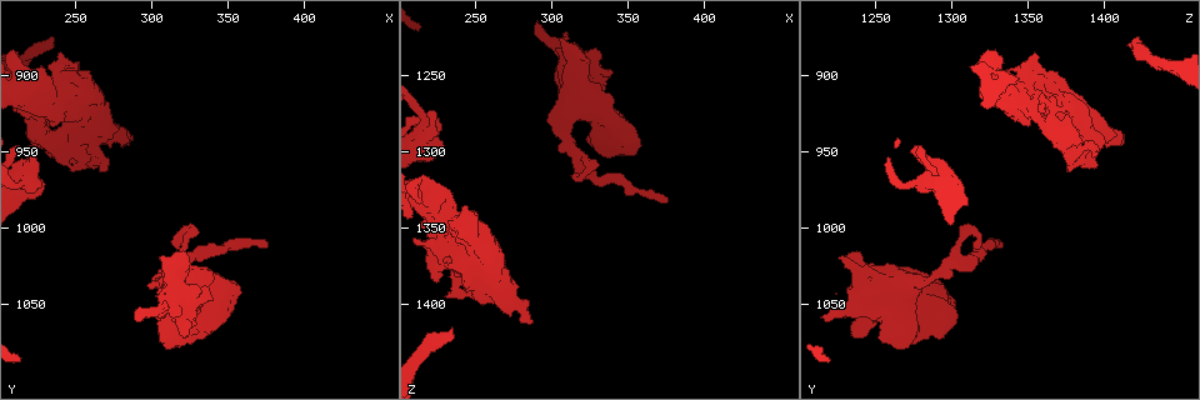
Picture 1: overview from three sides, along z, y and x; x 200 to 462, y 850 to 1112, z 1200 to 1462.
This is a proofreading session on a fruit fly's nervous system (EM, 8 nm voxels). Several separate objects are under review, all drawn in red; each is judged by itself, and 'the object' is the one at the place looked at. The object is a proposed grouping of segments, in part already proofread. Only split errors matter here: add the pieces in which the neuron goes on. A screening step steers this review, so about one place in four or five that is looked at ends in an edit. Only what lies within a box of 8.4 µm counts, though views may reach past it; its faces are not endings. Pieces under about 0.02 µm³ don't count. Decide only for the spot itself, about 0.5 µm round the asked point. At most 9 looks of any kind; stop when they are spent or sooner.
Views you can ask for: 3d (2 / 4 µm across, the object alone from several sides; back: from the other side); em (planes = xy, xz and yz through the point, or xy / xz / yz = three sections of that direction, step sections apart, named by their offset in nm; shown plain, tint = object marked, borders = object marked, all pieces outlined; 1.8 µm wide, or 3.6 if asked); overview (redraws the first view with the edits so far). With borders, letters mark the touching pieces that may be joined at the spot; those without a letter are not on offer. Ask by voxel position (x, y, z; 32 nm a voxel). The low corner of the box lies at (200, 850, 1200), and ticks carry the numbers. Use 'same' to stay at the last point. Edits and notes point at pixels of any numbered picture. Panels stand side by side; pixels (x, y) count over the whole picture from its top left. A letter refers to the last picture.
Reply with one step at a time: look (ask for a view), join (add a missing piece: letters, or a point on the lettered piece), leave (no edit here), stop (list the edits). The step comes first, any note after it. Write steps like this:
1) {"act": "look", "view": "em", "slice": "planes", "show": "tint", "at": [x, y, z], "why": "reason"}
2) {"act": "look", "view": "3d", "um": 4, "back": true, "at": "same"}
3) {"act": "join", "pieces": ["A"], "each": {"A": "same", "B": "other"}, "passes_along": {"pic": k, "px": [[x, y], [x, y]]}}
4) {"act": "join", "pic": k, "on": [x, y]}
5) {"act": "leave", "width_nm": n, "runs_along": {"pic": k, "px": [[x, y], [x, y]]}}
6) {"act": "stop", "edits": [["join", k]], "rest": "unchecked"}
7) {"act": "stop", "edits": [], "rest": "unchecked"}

{"act": "look", "view": "3d", "um": 4, "at": [220, 948, 1274], "why": "thick end"}

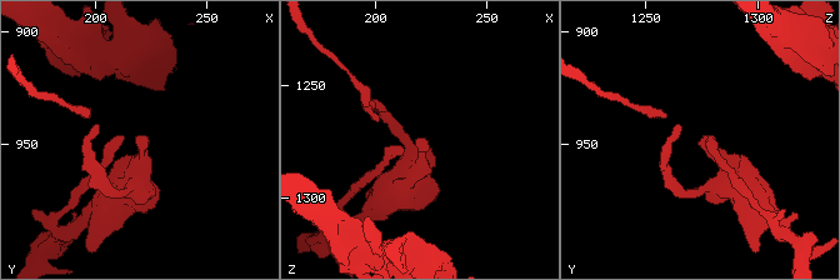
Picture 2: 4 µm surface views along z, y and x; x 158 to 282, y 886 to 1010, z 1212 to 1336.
{"act": "look", "view": "em", "slice": "planes", "show": "tint", "at": [218, 946, 1276], "why": "shape alone is not enough"}

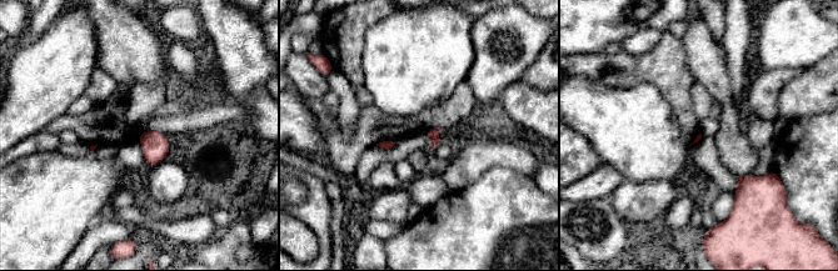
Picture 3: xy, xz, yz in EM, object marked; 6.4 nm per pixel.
{"act": "look", "view": "em", "slice": "planes", "show": "borders", "at": "same", "why": "what lies round it"}

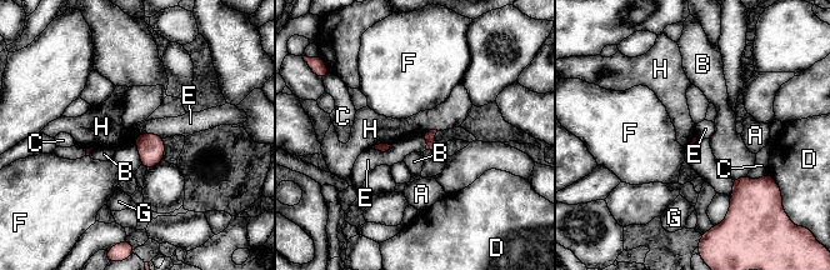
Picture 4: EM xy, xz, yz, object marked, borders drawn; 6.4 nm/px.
{"act": "leave", "longest_contact_nm": ["E", 200], "each": {"A": "other", "B": "other", "C": "other", "D": "other", "E": "other", "F": "other", "G": "other", "H": "other"}, "border": {"pic": 4, "px": [[134, 136], [158, 134], [164, 138]]}, "found": "none of them fits"}

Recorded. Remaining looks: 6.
{"act": "look", "view": "3d", "um": 4, "at": [234, 874, 1422], "why": "free end"}

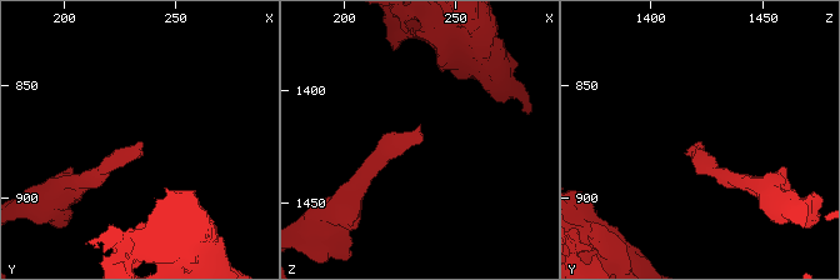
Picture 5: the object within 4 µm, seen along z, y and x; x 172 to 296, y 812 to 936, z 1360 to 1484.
{"act": "look", "view": "em", "slice": "planes", "show": "borders", "at": [234, 875, 1421], "why": "need the tissue"}

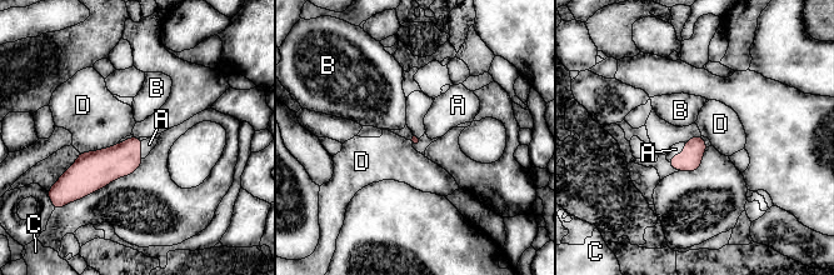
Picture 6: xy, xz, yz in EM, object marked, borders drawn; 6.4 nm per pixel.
{"act": "join", "pieces": ["A"], "each": {"A": "same", "B": "other", "C": "other", "D": "other"}, "passes_along": {"pic": 6, "px": [[690, 160], [679, 154], [675, 149]]}, "found": "the neuron continues"}

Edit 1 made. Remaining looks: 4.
{"act": "look", "view": "overview"}

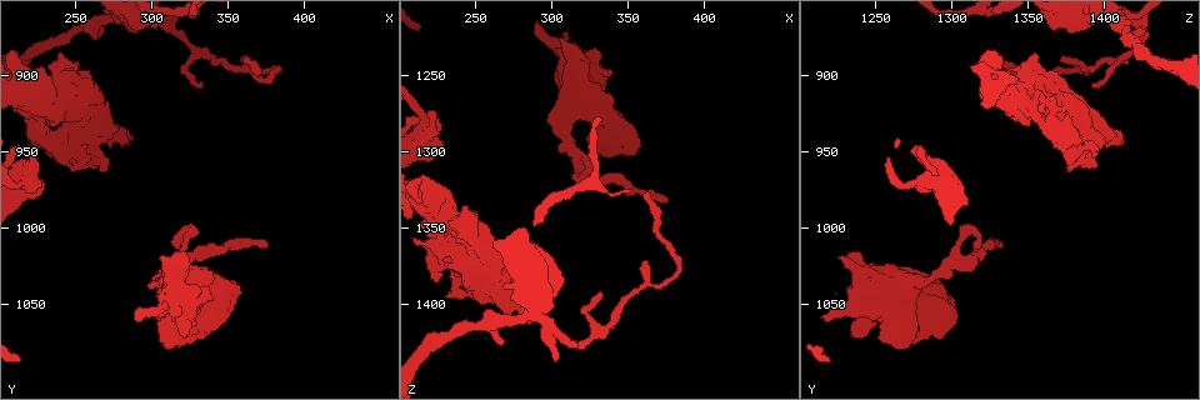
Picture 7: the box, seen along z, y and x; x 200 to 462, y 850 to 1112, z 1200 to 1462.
{"act": "look", "view": "em", "slice": "planes", "show": "tint", "at": [224, 944, 1382], "why": "an open end"}

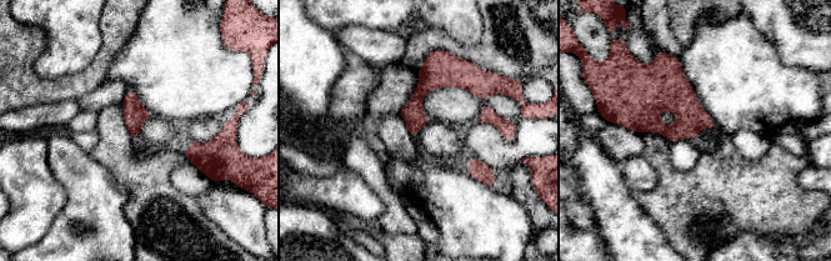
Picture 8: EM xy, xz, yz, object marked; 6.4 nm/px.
{"act": "look", "view": "em", "slice": "planes", "show": "borders", "at": "same", "why": "see the neighbours"}

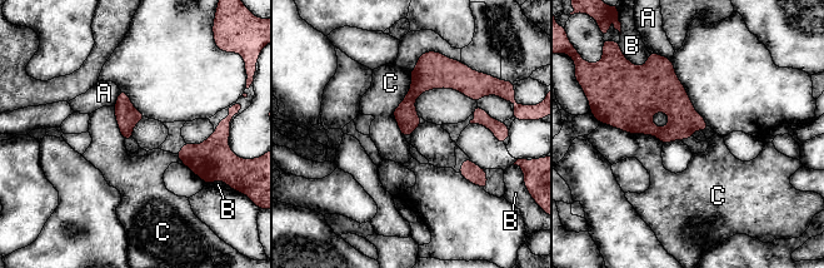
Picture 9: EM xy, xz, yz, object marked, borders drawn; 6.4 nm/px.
{"act": "leave", "each": {"A": "other", "B": "other", "C": "other"}, "found": "no lettered piece goes on from it"}

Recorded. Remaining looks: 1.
{"act": "stop", "edits": [["join", 6]], "rest": "unchecked"}

